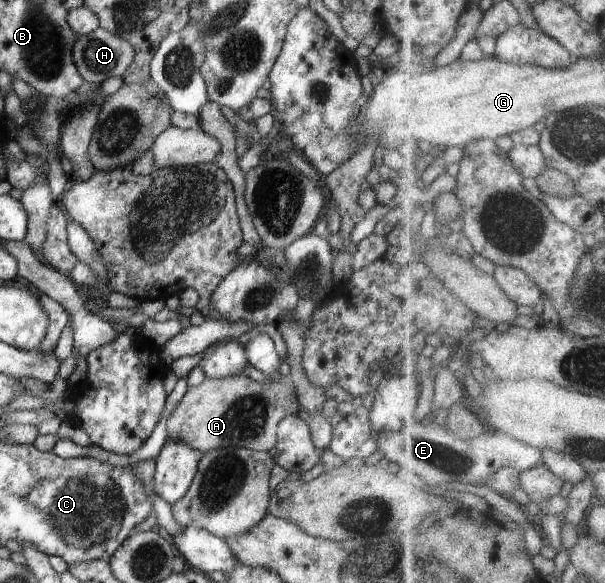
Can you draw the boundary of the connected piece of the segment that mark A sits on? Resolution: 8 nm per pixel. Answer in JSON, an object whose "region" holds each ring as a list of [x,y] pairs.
{"region":[[[229,375],[225,379],[205,378],[197,387],[189,388],[165,425],[167,439],[183,441],[201,455],[213,449],[249,449],[268,453],[277,444],[277,427],[287,413],[301,408],[296,398],[295,380],[259,383],[244,375]]]}

